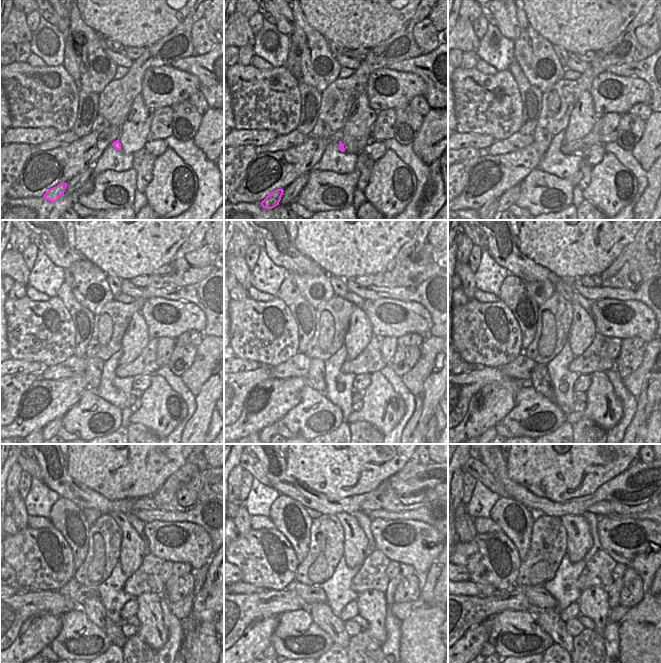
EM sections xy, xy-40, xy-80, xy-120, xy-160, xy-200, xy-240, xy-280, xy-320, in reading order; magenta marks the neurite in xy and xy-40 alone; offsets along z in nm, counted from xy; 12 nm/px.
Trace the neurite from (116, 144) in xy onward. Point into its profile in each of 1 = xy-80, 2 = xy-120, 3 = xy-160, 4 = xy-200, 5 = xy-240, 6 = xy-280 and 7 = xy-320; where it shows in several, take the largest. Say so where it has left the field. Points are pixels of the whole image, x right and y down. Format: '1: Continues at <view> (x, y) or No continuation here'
1: Continues at xy-80 (593, 137)
2: Continues at xy-120 (146, 362)
3: Continues at xy-160 (370, 360)
4: Continues at xy-200 (595, 358)
5: Continues at xy-240 (146, 579)
6: Continues at xy-280 (371, 575)
7: Continues at xy-320 (597, 572).

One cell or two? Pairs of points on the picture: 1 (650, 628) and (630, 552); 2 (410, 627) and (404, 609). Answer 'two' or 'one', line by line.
1: one
2: two

